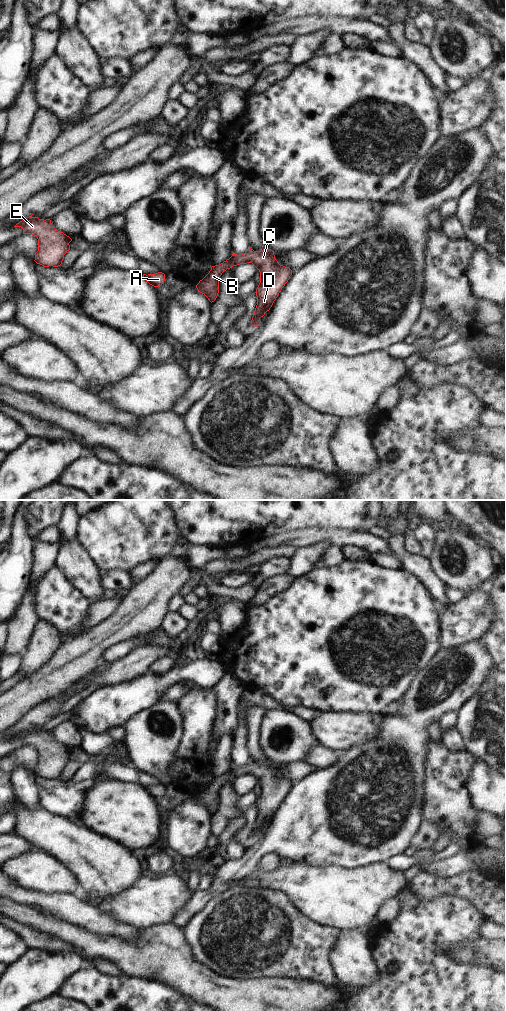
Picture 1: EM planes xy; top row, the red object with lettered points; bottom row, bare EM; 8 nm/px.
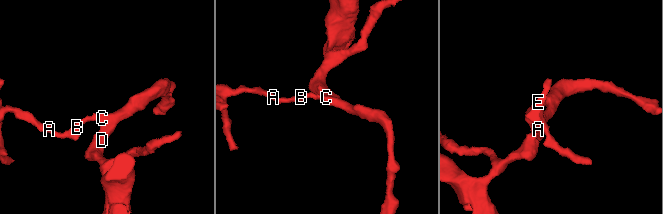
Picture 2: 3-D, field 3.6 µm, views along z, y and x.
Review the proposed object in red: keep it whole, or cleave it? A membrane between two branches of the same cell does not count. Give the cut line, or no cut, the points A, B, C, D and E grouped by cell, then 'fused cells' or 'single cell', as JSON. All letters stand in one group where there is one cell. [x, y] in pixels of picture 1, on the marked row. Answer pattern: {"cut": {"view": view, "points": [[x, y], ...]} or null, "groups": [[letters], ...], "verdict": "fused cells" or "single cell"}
{"cut": null, "groups": [["A", "B", "C", "D", "E"]], "verdict": "single cell"}

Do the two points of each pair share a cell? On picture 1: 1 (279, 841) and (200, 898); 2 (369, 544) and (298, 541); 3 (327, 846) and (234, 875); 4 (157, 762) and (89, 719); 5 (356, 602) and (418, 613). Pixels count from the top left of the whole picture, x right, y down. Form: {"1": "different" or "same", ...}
{"1": "same", "2": "same", "3": "same", "4": "different", "5": "same"}

